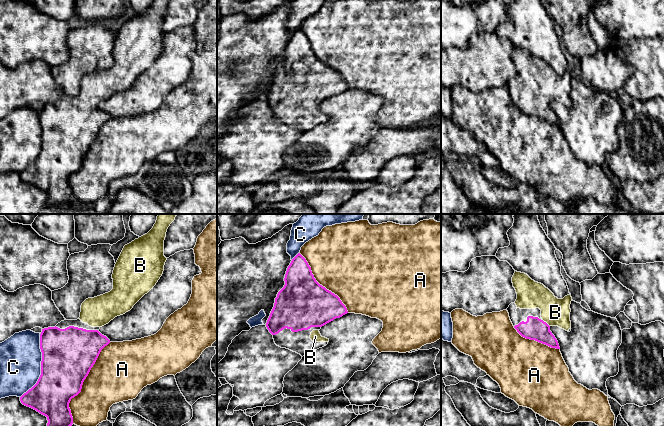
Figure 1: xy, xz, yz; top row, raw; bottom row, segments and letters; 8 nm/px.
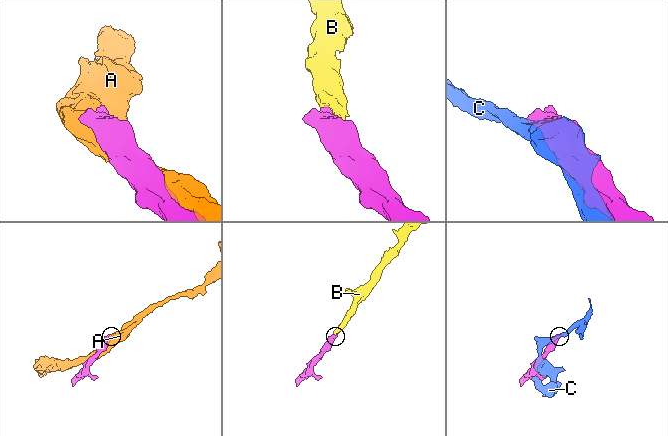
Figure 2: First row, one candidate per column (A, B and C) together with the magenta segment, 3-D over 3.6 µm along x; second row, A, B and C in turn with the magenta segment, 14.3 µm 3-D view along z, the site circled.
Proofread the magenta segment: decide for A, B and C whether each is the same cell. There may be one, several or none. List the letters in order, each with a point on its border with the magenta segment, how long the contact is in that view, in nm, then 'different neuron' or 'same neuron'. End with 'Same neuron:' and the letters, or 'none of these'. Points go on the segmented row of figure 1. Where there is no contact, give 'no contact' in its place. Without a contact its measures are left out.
A: meets magenta in xy at (82, 383); contact 700 nm long; different neuron
B: meets magenta in yz at (546, 323); contact 90 nm long; same neuron
C: meets magenta in xy at (41, 366); contact 550 nm long; different neuron
Same neuron: B

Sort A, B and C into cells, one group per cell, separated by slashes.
A / B / C

